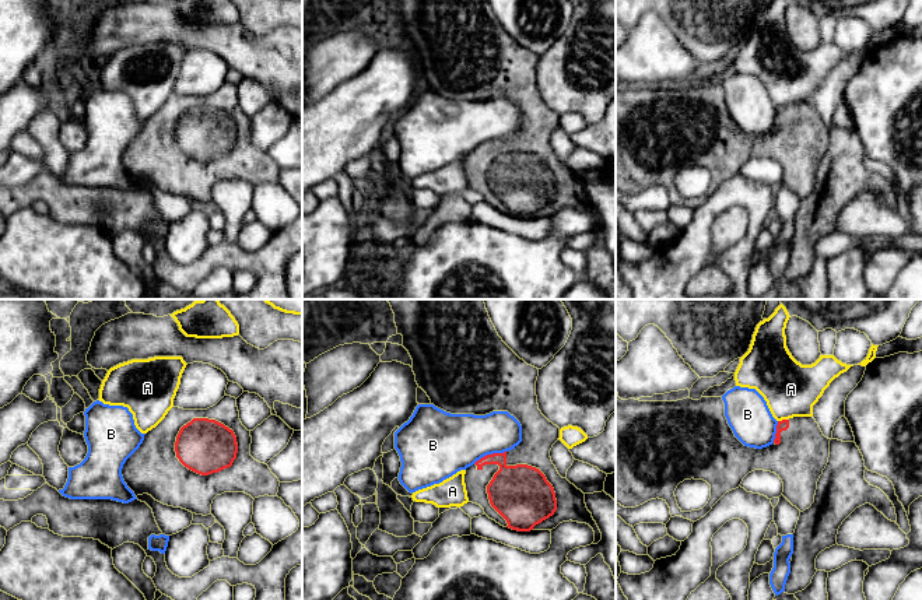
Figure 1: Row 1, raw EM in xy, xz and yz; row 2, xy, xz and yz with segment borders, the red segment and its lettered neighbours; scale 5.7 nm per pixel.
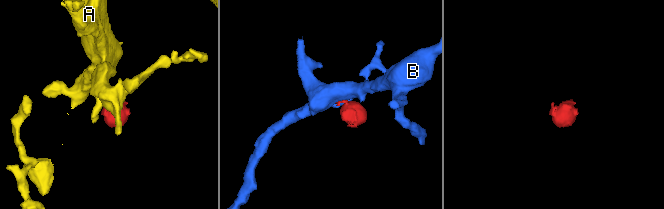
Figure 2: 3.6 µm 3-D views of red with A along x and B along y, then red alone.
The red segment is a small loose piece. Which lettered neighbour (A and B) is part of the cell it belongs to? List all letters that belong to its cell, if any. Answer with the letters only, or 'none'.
none

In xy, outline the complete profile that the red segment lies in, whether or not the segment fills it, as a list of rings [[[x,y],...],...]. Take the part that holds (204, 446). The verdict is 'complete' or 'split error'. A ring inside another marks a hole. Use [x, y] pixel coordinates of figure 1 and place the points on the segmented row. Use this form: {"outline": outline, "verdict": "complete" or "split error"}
{"outline": [[[225,394],[207,410],[172,407],[165,418],[144,435],[140,448],[123,464],[122,476],[136,497],[148,494],[164,505],[207,516],[211,513],[213,499],[224,492],[245,492],[253,499],[264,495],[277,497],[280,481],[267,464],[250,456],[250,443],[250,431],[239,420],[235,397]]], "verdict": "split error"}

